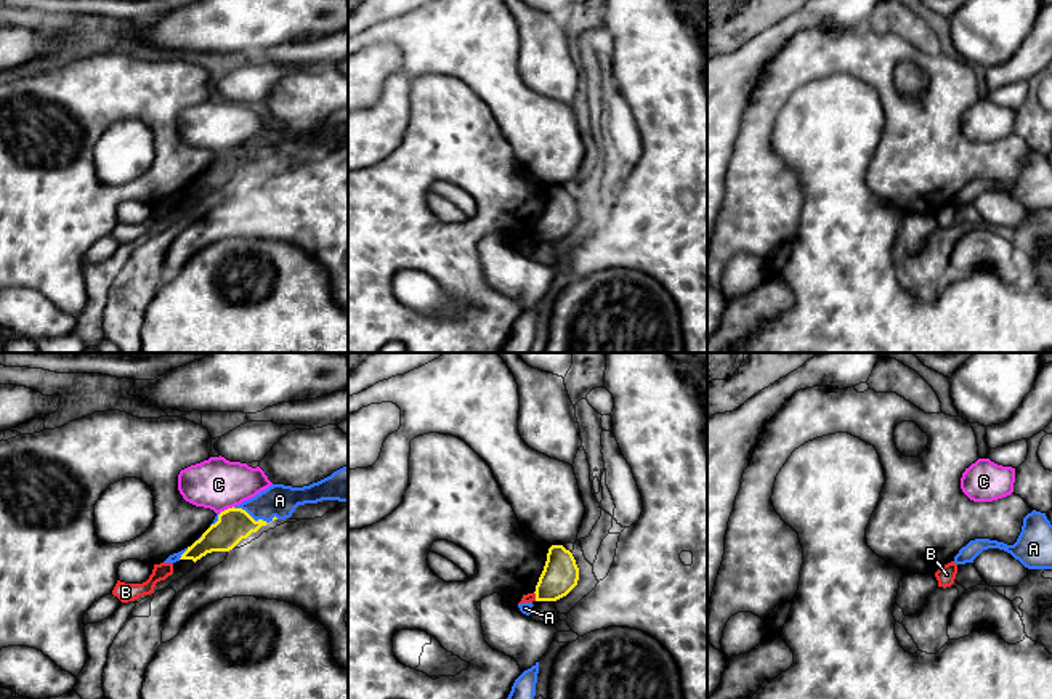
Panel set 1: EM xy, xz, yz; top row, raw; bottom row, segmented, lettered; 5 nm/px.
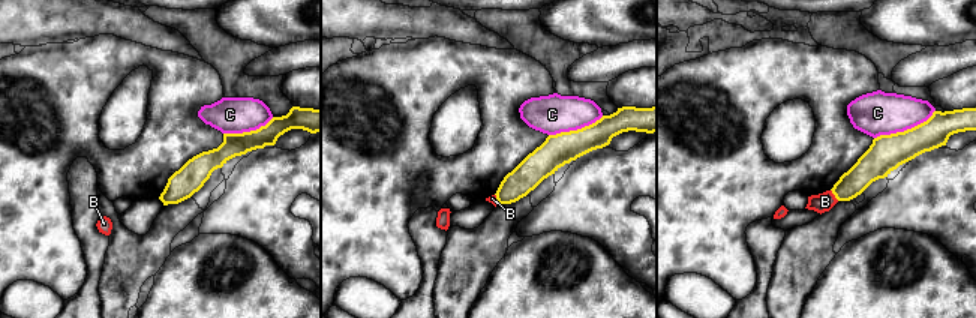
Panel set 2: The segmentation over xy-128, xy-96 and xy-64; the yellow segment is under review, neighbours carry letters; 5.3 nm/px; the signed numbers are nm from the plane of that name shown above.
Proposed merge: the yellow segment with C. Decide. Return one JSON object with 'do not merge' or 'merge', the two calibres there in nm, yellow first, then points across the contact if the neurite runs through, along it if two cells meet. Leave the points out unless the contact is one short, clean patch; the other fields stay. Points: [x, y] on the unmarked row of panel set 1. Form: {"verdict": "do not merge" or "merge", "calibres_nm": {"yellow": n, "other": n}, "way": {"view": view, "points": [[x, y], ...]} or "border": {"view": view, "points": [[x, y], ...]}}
{"verdict": "do not merge", "calibres_nm": {"yellow": 170, "other": 260}}

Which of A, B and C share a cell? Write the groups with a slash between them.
A / B / C

